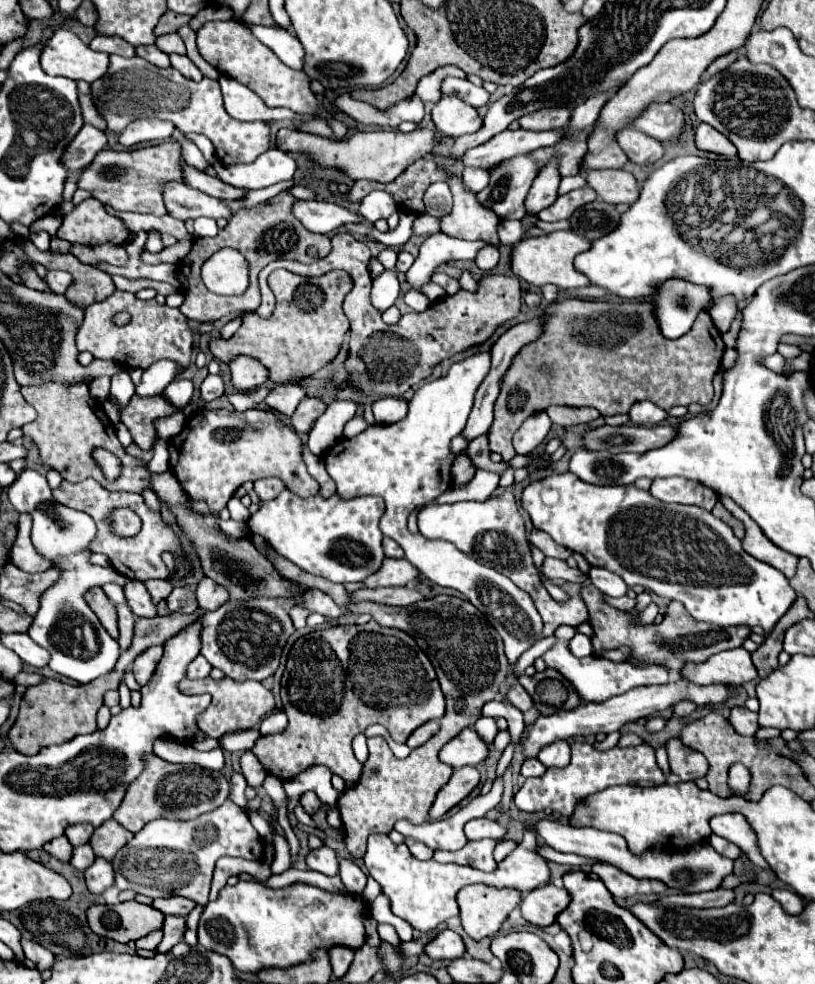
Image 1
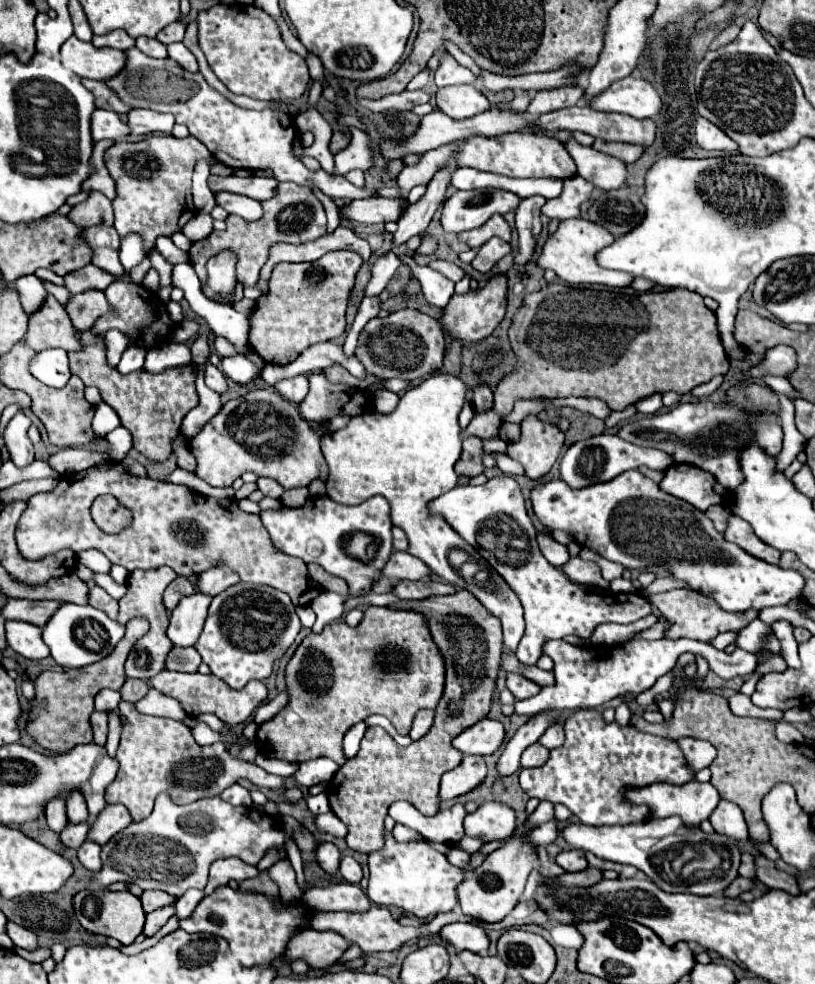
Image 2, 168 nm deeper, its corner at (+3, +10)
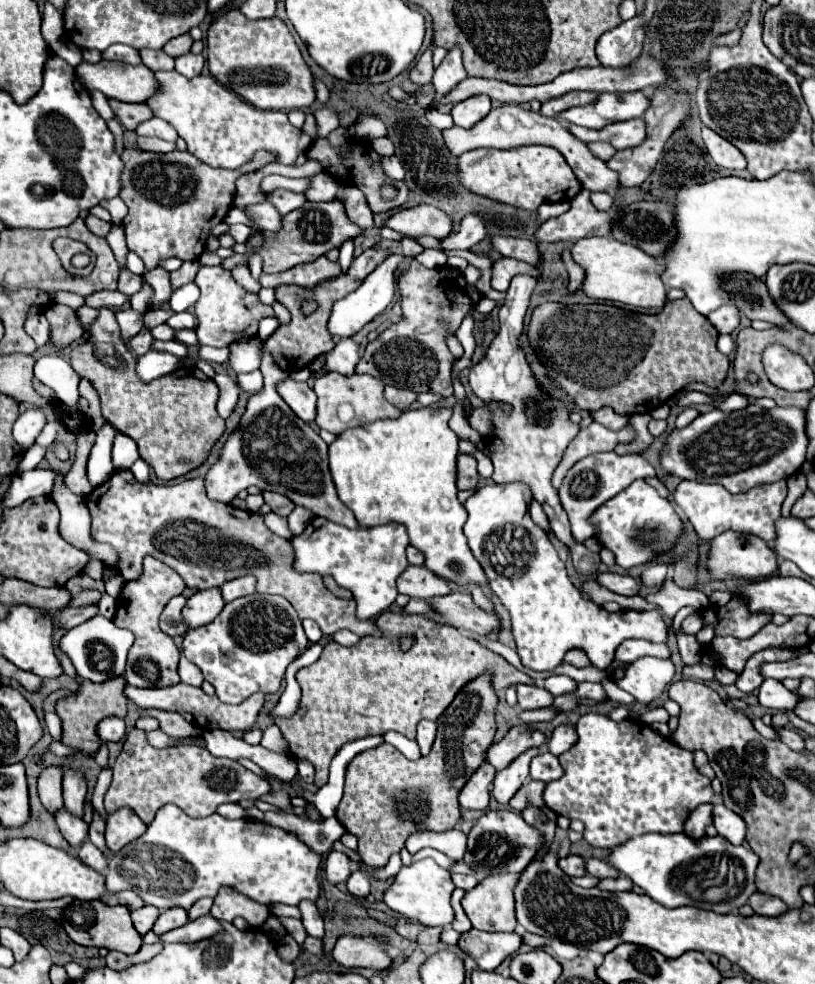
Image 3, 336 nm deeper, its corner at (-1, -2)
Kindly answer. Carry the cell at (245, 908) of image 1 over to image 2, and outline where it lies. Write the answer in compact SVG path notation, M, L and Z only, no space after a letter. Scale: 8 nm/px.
M223 886L215 890L211 896L205 896L193 914L185 920L179 920L179 926L185 932L211 932L215 936L227 938L231 952L243 966L257 966L257 964L269 964L273 962L281 952L285 952L285 946L295 930L303 930L309 920L307 906L303 902L285 906L273 906L265 896L261 894L245 894L241 890L233 890L229 886Z

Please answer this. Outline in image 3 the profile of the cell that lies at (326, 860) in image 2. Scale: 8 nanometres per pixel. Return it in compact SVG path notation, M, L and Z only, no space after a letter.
M329 852L327 860L325 860L325 874L327 874L327 882L329 884L341 884L349 878L351 874L351 862L347 858L347 854L343 852Z

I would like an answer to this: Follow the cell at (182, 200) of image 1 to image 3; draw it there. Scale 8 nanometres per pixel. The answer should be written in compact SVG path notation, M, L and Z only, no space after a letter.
M261 202L259 206L247 206L243 210L249 220L261 230L269 230L269 232L275 232L281 228L281 214L275 210L275 206L271 206L269 202Z

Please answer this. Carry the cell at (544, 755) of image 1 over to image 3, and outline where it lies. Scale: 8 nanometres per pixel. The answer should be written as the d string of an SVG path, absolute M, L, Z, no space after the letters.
M561 724L553 730L549 742L547 742L547 750L553 754L553 756L559 756L563 752L567 752L573 744L577 742L577 732L575 732L575 726L571 724Z

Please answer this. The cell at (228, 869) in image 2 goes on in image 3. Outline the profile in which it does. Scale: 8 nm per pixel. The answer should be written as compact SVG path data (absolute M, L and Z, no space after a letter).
M223 886L223 890L219 890L219 894L215 896L211 916L217 918L217 920L227 920L227 922L241 916L253 928L257 928L269 916L269 908L251 900L251 898L247 898L245 894L239 894L239 892L231 890L231 886L229 888Z

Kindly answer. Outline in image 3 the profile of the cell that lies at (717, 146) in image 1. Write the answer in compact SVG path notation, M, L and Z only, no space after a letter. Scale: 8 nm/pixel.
M703 128L703 142L707 146L709 156L715 160L717 166L723 166L723 168L745 168L747 166L743 154L735 146L731 146L731 142L721 138L713 130Z

